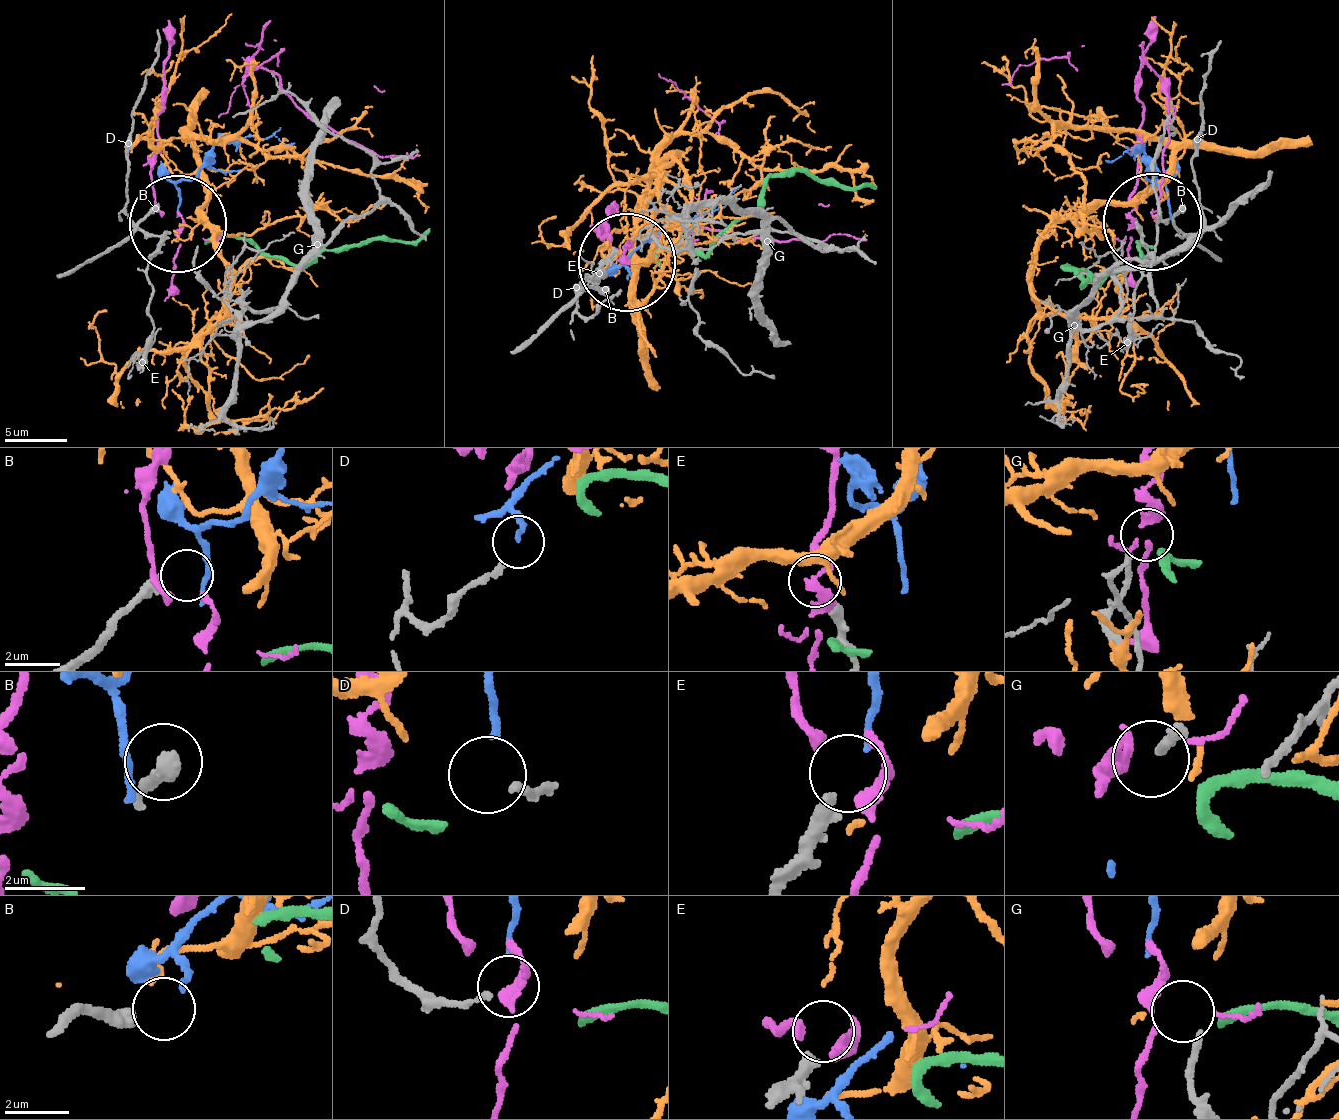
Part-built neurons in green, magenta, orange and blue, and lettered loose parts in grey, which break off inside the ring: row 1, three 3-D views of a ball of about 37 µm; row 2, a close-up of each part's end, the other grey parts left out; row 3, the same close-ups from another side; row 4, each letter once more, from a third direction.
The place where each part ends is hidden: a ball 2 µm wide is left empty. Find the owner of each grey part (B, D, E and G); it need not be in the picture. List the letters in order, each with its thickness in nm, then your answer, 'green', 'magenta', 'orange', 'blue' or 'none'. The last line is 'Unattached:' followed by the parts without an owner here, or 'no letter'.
B: calibre 480 nm; none
D: calibre 220 nm; none
E: calibre 360 nm; none
G: calibre 220 nm; none
Unattached: B, D, E, G

